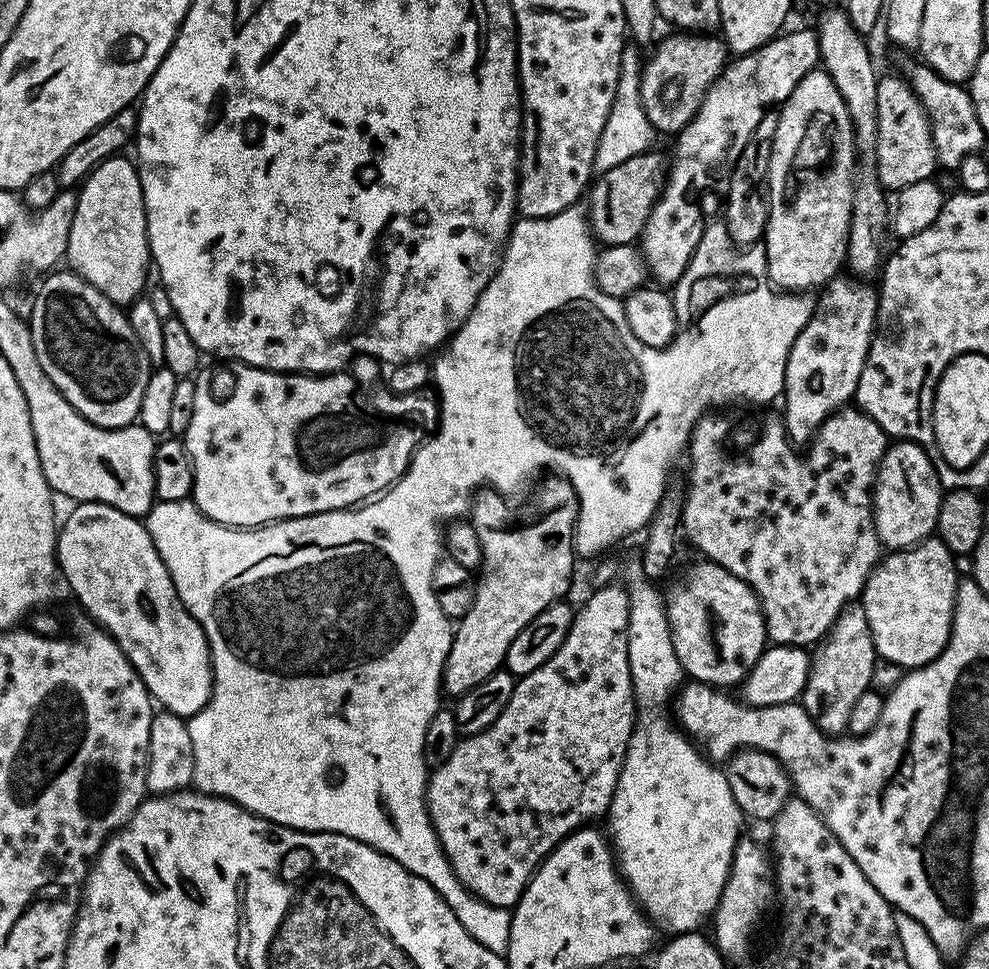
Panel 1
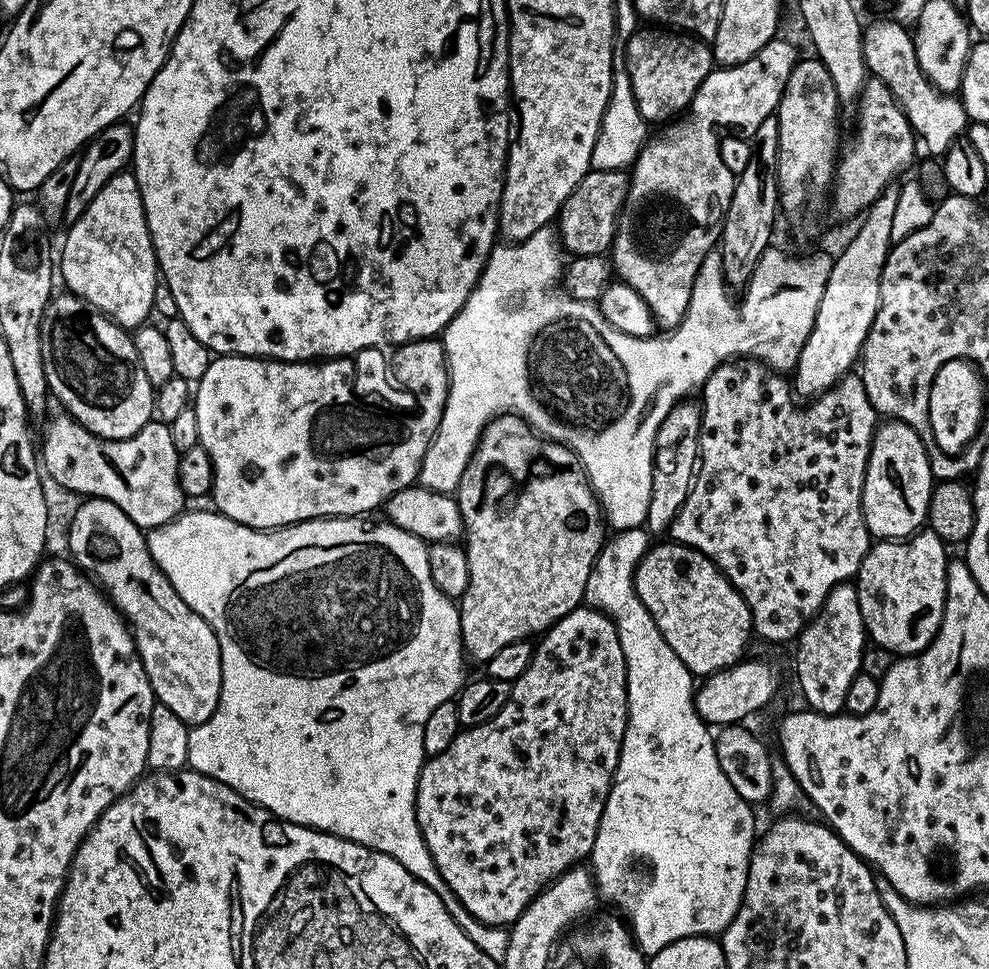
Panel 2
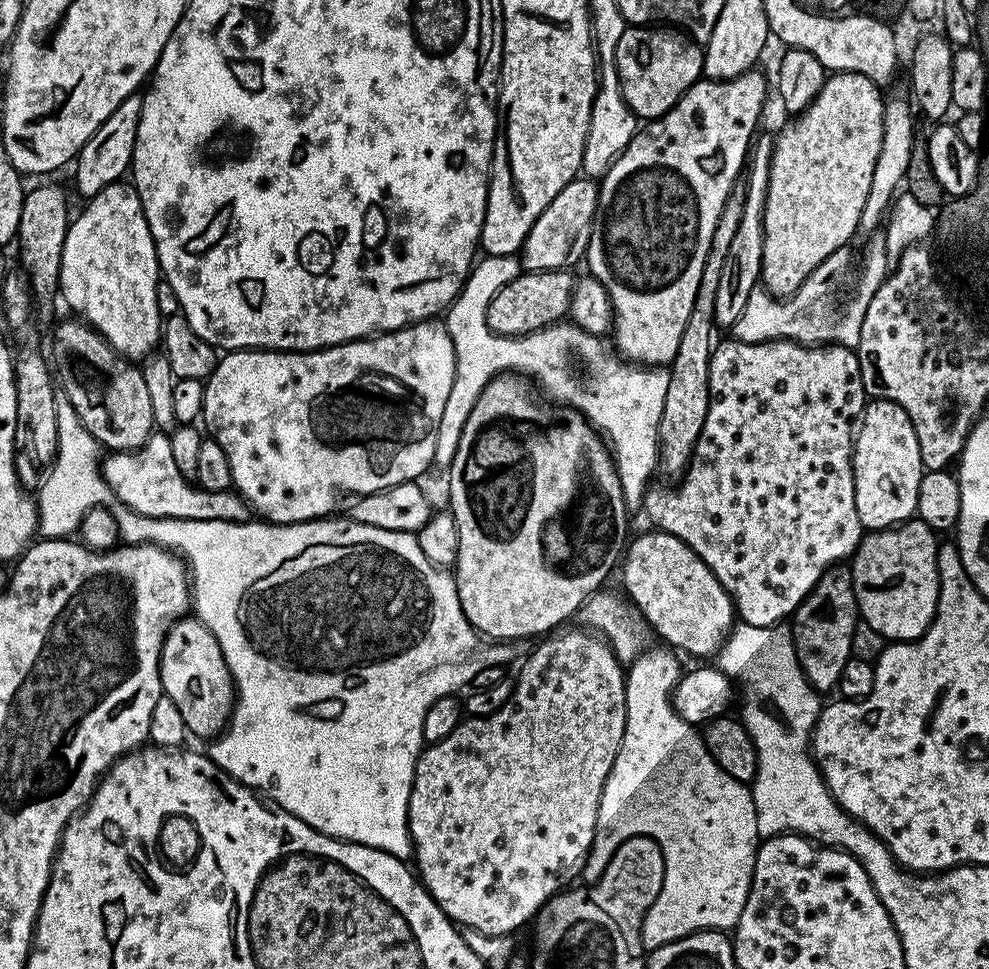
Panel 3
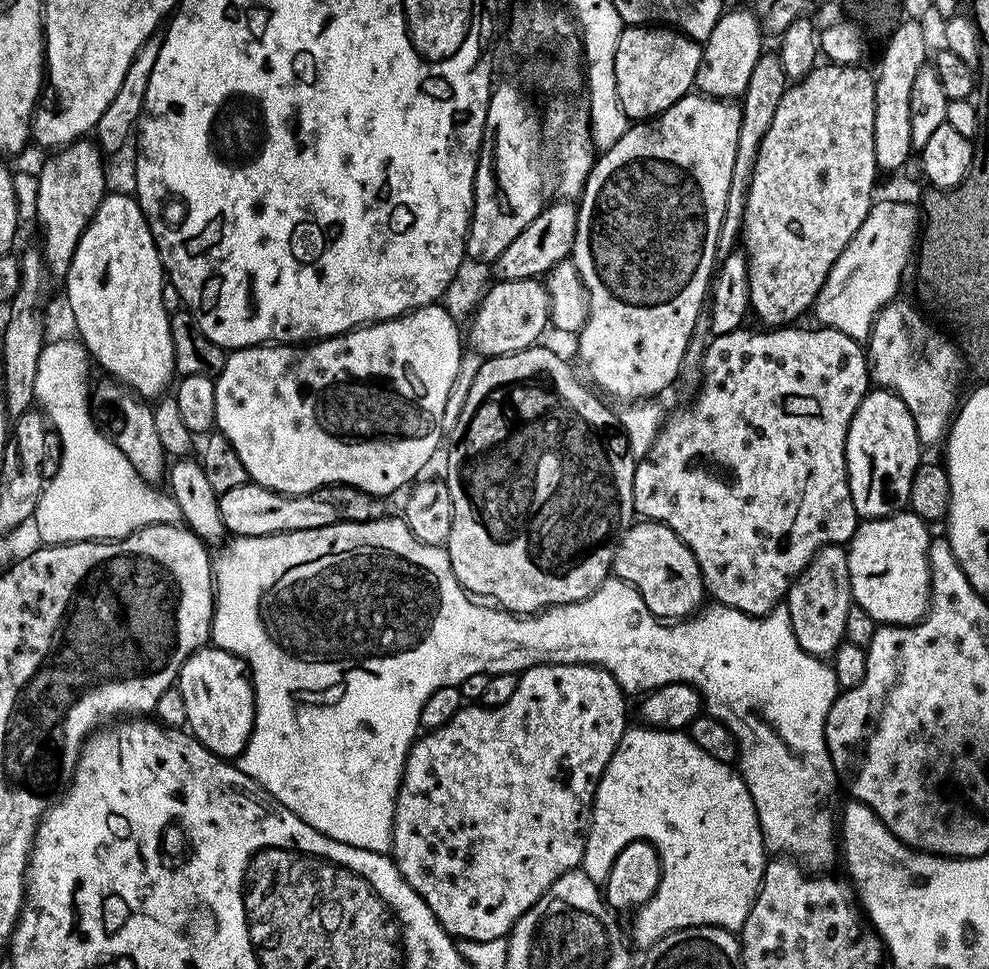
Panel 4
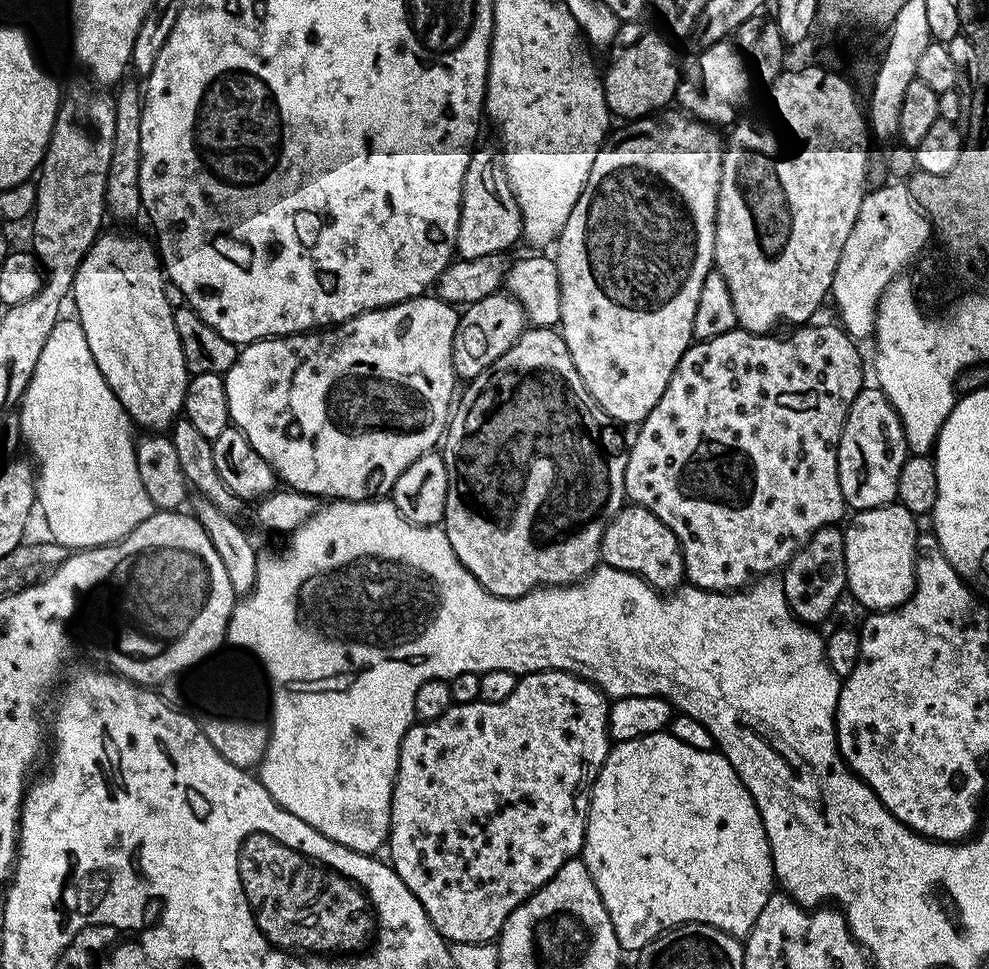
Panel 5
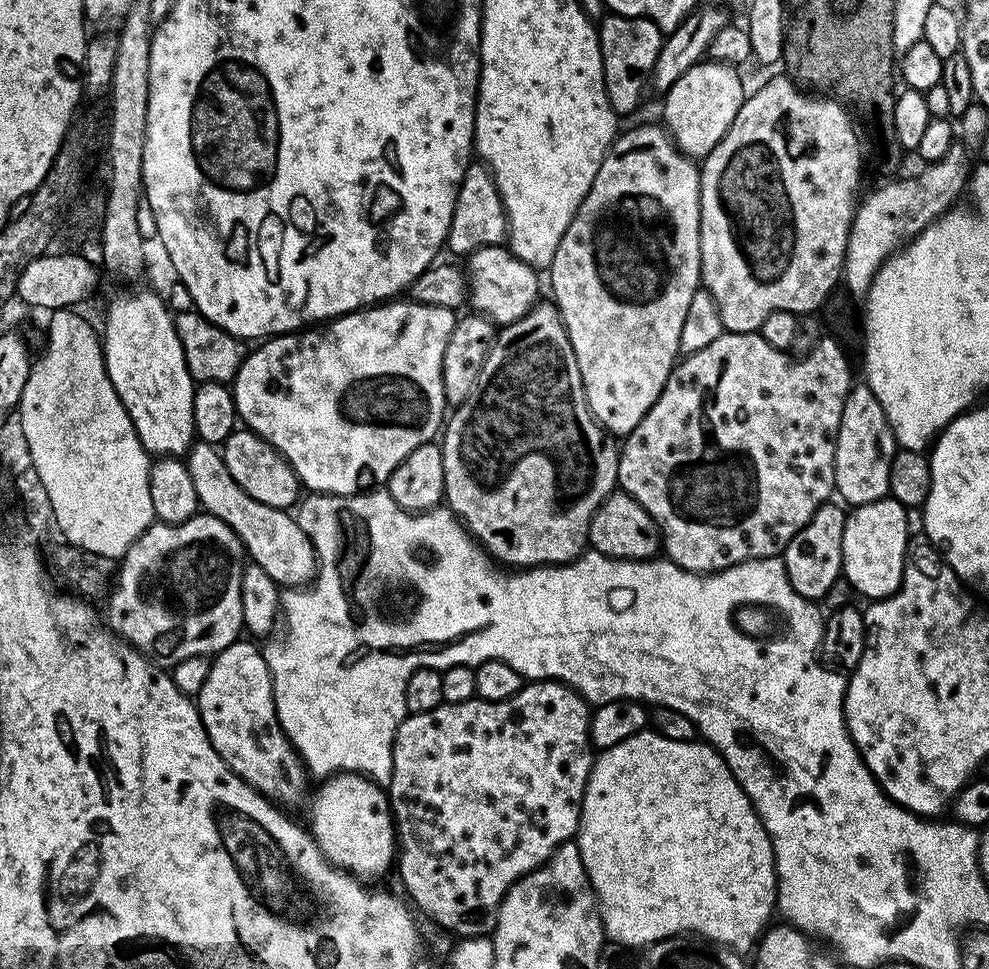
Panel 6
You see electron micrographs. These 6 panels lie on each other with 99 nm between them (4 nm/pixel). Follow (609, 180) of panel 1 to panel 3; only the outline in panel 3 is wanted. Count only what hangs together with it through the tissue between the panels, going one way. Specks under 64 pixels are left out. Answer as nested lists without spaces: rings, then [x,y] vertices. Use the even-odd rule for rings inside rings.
[[[592,178],[571,180],[542,210],[542,214],[530,228],[530,234],[524,239],[522,264],[530,272],[555,272],[568,270],[585,259],[592,233],[592,223],[596,220],[596,207],[600,201],[597,181]]]

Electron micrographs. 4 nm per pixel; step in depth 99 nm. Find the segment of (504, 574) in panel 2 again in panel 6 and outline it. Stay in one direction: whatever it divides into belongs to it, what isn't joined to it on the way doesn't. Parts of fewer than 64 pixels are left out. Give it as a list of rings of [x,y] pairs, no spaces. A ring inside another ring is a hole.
[[[537,303],[525,316],[512,324],[505,324],[497,331],[496,341],[488,349],[488,357],[478,374],[478,382],[472,388],[472,394],[466,402],[447,417],[442,428],[442,466],[444,467],[444,500],[451,508],[457,520],[468,529],[472,539],[492,557],[497,565],[507,566],[512,570],[538,568],[549,564],[571,564],[580,557],[580,553],[589,547],[588,527],[602,502],[618,488],[618,462],[620,453],[615,439],[601,428],[586,402],[578,362],[574,358],[574,346],[570,346],[568,331],[560,309],[555,303]]]

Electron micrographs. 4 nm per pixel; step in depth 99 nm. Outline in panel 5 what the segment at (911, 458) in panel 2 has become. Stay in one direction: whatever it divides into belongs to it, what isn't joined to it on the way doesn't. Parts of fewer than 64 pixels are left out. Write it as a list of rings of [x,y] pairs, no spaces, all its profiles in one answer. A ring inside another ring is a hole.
[[[879,386],[861,388],[860,393],[856,395],[850,406],[842,430],[842,438],[838,442],[838,482],[842,486],[845,505],[849,509],[859,510],[893,503],[896,500],[896,491],[898,490],[898,474],[902,474],[902,466],[909,455],[902,422],[894,410],[894,406],[886,398],[886,394]]]

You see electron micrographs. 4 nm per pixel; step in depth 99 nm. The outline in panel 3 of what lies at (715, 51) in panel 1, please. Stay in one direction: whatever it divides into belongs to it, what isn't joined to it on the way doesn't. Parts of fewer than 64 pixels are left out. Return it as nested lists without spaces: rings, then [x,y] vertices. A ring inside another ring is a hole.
[[[628,26],[618,42],[616,65],[626,106],[647,122],[665,116],[704,76],[704,50],[691,36],[672,26]]]

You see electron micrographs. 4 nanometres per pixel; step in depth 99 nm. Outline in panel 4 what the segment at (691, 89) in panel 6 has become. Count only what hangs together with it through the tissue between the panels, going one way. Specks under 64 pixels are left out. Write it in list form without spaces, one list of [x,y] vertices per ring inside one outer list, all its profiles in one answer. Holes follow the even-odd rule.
[[[744,8],[725,11],[718,18],[714,30],[710,30],[710,38],[703,41],[702,62],[698,66],[698,74],[694,85],[695,91],[702,96],[713,96],[716,100],[735,101],[743,97],[746,86],[750,82],[750,74],[754,71],[754,62],[762,54],[761,21],[752,12]]]

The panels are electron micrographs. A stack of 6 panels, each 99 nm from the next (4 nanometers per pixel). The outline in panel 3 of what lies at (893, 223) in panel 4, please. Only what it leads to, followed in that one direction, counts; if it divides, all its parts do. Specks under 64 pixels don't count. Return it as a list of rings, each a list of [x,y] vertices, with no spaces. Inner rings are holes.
[[[873,235],[867,244],[868,257],[860,272],[860,285],[841,312],[836,312],[836,295],[839,294],[840,287],[848,276],[848,267],[852,264],[847,247],[830,254],[830,258],[826,258],[826,262],[822,262],[822,266],[818,266],[818,270],[814,270],[814,274],[810,274],[810,278],[806,278],[806,282],[802,282],[800,289],[790,297],[777,298],[767,288],[756,287],[750,294],[750,302],[746,302],[746,310],[742,310],[742,318],[738,318],[734,325],[735,339],[751,344],[761,344],[767,340],[794,340],[798,344],[809,346],[835,342],[843,344],[845,348],[855,349],[866,306],[870,306],[870,298],[874,298],[878,286],[882,286],[889,273],[883,235]]]

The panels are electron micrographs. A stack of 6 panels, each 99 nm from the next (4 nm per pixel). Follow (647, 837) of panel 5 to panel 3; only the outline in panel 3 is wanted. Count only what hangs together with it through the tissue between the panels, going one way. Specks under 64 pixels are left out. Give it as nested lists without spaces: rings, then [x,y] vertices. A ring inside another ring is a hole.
[[[659,647],[649,652],[648,649],[641,651],[627,665],[624,681],[626,726],[614,766],[610,766],[610,774],[604,783],[594,842],[582,873],[588,882],[597,881],[606,870],[609,851],[616,848],[616,843],[627,832],[652,832],[660,839],[665,854],[670,857],[670,878],[645,916],[641,940],[648,950],[666,946],[691,932],[735,929],[752,889],[756,849],[762,843],[751,787],[726,774],[726,770],[714,762],[697,725],[686,722],[672,707],[671,694],[680,681],[682,667],[676,661],[675,651]]]

